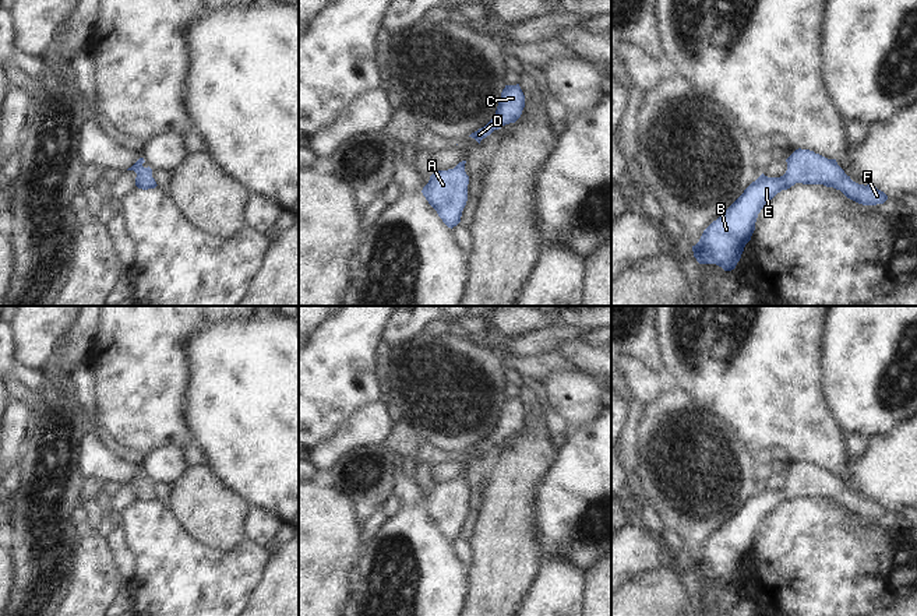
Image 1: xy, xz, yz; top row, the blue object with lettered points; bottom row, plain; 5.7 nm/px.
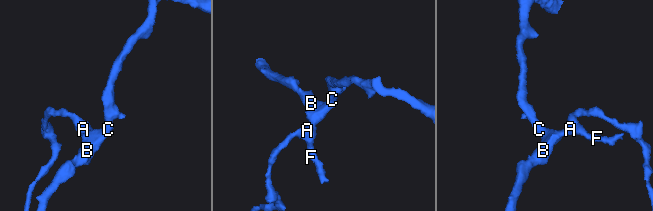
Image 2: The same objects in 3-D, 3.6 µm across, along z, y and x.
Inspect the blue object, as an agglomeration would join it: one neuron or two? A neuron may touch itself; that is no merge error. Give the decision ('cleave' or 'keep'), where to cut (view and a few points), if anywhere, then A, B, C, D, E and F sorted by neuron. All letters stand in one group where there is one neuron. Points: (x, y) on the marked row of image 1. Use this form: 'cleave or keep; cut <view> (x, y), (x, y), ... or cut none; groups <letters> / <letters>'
keep; cut none; groups A B C D E F

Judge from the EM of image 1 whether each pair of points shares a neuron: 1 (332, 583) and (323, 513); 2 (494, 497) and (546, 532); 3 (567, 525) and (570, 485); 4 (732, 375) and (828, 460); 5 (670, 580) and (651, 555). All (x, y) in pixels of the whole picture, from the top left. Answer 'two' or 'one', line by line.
1: one
2: two
3: one
4: one
5: two

